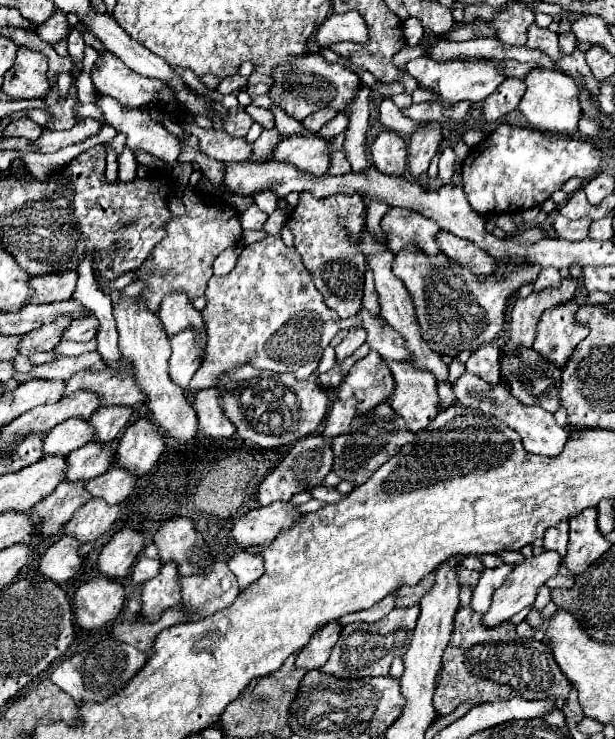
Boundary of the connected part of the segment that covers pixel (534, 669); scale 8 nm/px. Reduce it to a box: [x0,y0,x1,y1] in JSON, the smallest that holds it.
[434,607,572,715]

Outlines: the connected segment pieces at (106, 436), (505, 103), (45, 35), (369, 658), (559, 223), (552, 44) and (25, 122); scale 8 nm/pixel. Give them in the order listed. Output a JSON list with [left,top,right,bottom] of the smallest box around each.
[[90,405,132,443],[482,77,526,123],[36,11,68,45],[320,605,420,679],[556,215,592,241],[526,25,564,59],[2,117,42,141]]

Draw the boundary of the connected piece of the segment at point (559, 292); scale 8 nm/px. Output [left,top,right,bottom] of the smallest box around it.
[502,279,578,355]

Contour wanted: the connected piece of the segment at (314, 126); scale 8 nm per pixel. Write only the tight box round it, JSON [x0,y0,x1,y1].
[302,109,338,133]

